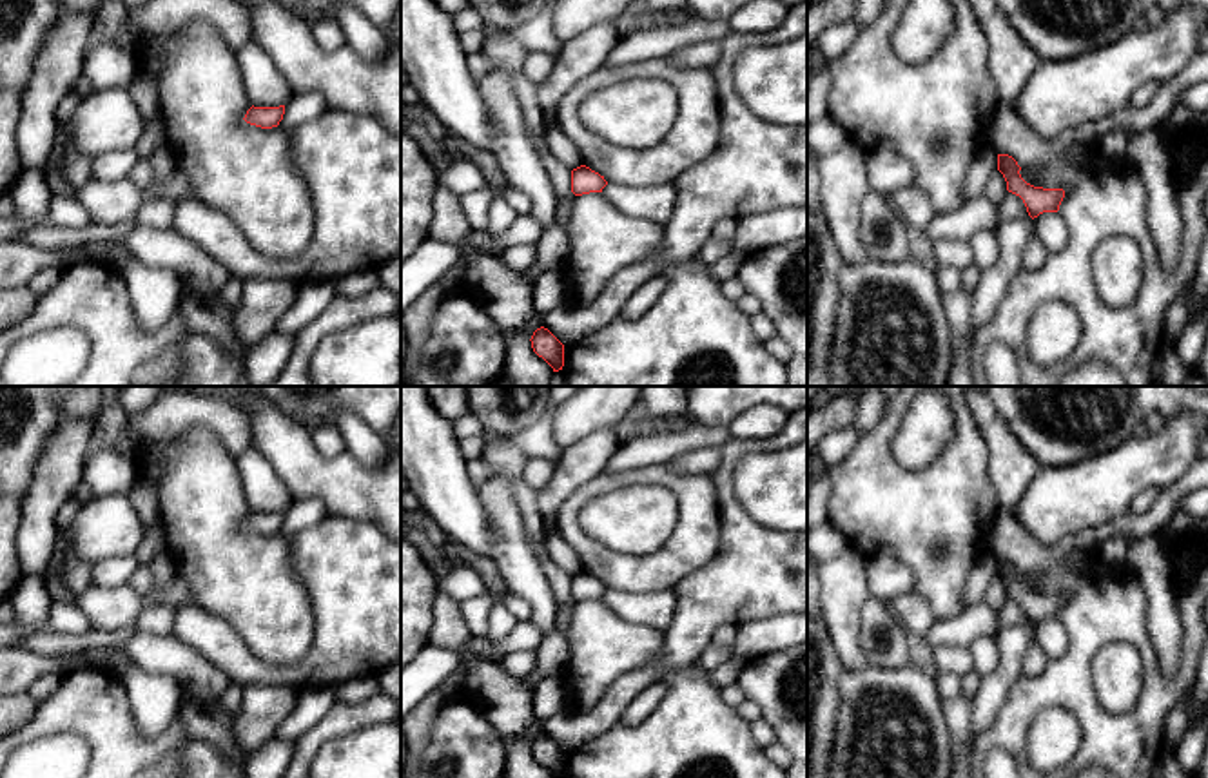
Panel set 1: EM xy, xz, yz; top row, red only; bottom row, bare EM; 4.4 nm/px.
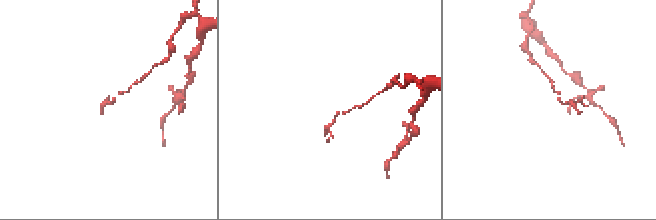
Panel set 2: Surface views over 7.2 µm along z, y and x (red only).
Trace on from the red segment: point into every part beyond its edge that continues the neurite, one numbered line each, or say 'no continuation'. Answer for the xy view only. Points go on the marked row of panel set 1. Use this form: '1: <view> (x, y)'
no continuation

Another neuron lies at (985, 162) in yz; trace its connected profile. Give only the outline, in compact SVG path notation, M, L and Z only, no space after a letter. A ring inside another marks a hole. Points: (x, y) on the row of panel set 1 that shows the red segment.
M983 147L967 170L965 180L965 199L972 201L976 198L983 198L987 181L990 174L998 169L998 152L990 147Z

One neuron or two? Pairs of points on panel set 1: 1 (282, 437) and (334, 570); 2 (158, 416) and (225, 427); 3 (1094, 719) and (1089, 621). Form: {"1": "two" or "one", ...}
{"1": "two", "2": "one", "3": "one"}

